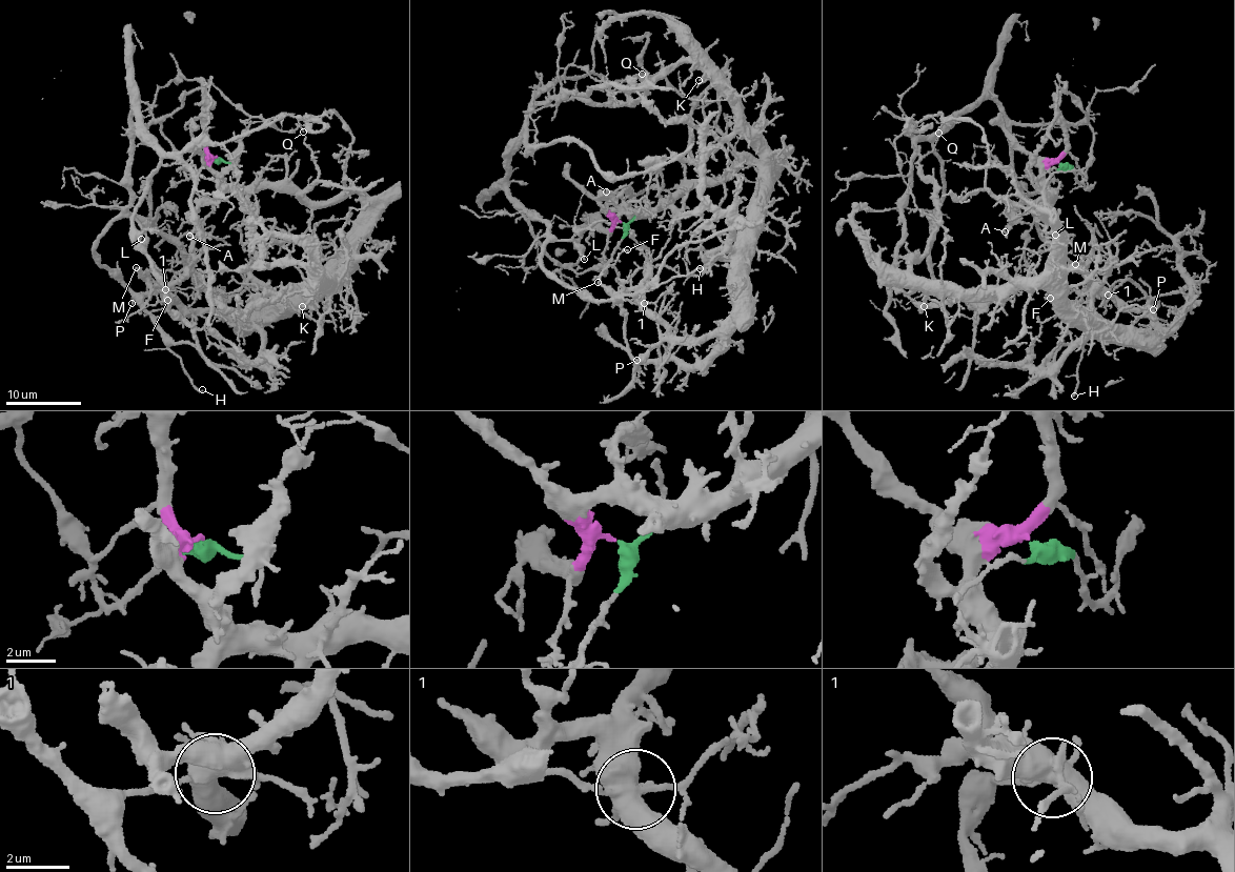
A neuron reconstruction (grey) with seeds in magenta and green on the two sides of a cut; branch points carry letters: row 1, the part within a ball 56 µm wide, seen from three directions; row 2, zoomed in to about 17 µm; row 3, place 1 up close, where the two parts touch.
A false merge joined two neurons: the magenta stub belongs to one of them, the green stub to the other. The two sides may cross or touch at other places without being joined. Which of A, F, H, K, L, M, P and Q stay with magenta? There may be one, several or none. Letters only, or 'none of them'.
A, F, K, M, P

